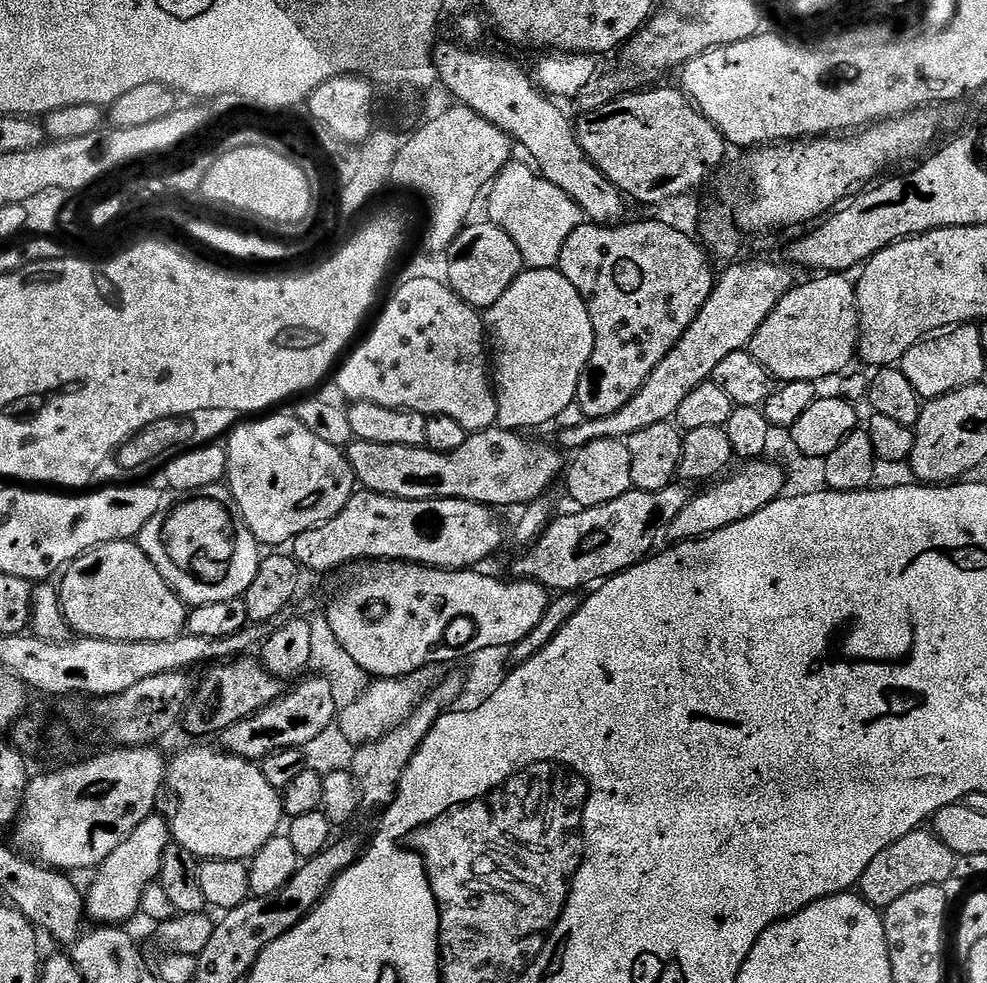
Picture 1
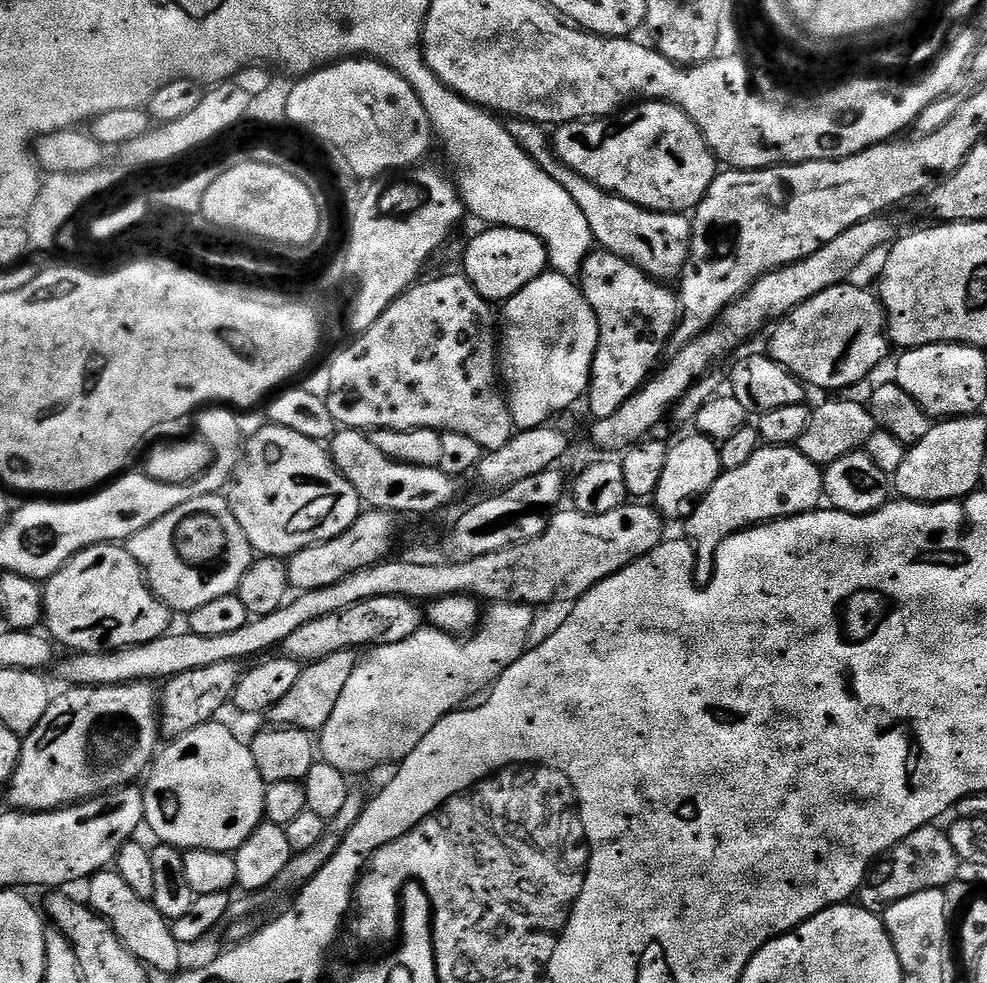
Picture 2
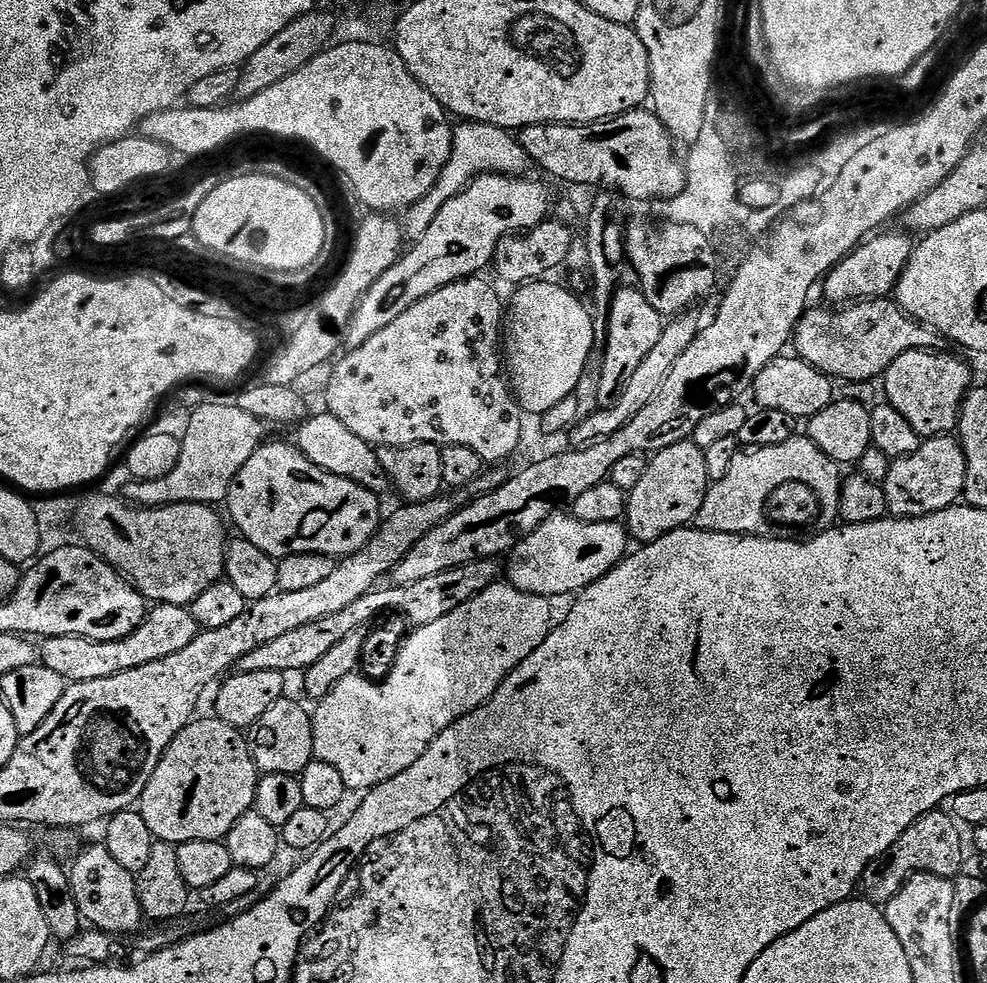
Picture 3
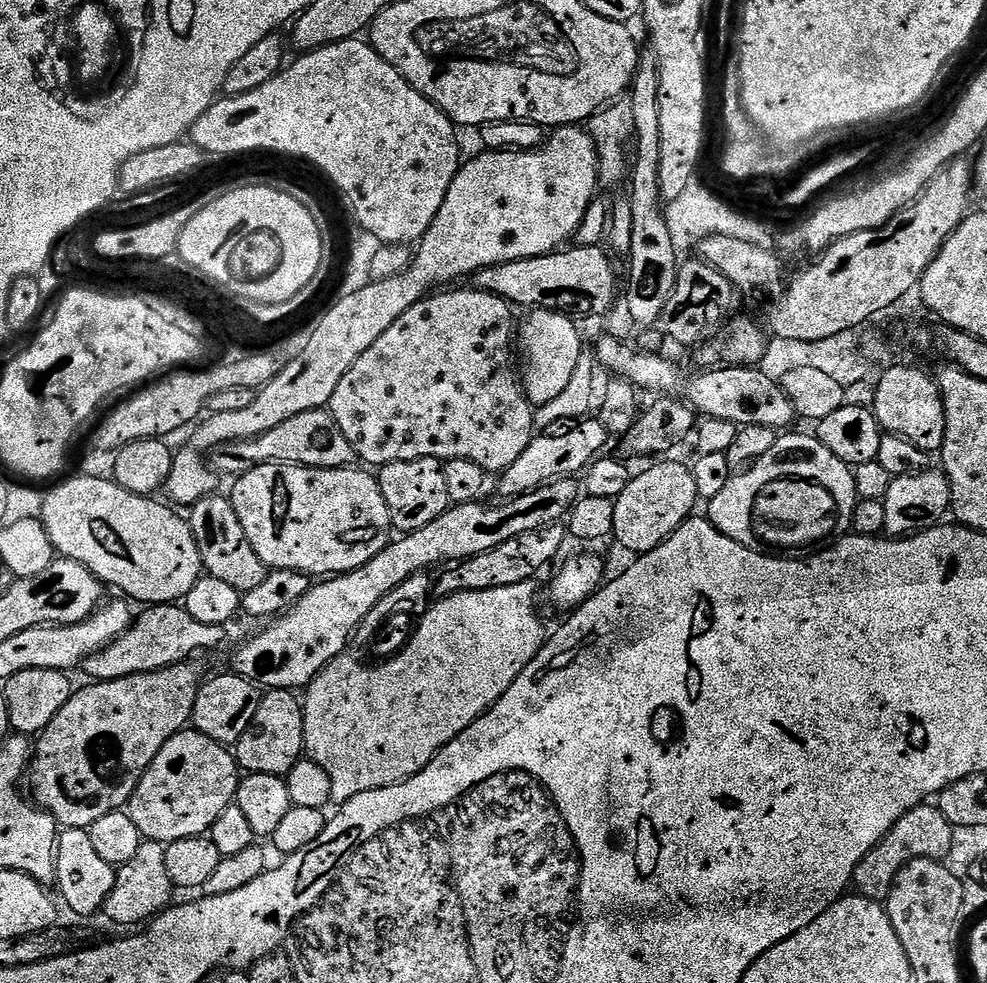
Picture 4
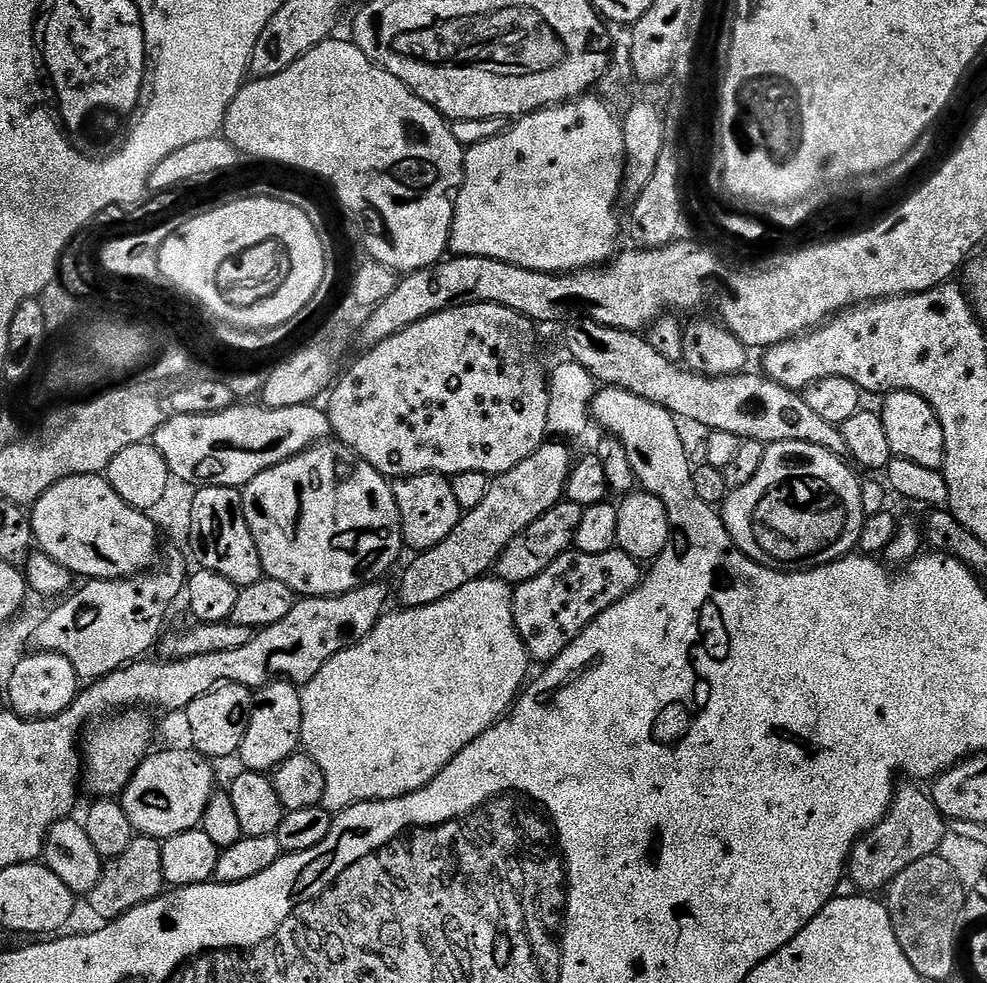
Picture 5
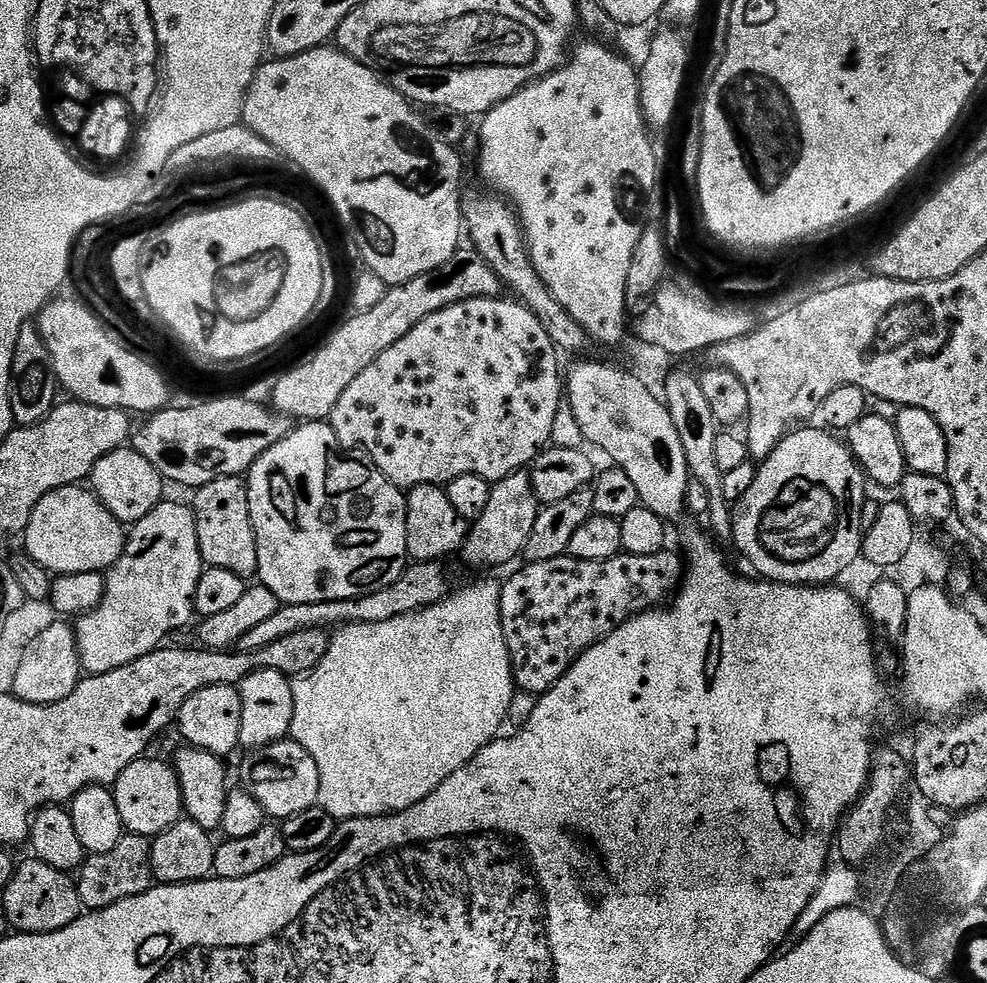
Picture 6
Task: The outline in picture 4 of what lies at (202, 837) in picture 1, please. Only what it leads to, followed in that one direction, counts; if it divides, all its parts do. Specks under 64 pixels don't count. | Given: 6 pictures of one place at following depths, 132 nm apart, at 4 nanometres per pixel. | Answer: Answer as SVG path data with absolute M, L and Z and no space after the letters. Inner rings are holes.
M185 730L174 734L174 738L162 746L158 758L154 758L148 767L142 782L138 782L132 799L126 805L126 811L134 826L138 826L144 840L156 840L167 846L178 838L203 836L211 833L214 822L218 822L218 814L234 803L241 779L242 772L235 755L225 745L214 742L214 738L201 732Z

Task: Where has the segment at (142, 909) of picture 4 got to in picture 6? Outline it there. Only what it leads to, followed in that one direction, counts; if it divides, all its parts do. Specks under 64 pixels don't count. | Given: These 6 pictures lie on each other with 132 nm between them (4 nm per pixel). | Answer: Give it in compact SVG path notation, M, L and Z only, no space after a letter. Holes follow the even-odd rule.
M125 834L118 846L114 846L107 854L88 856L80 865L75 881L81 905L88 910L114 906L126 898L146 894L154 886L152 840L147 836Z

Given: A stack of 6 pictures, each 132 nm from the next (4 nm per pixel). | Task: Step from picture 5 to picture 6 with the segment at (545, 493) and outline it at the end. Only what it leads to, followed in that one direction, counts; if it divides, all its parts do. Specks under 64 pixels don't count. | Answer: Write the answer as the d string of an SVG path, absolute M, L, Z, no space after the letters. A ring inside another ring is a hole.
M521 470L495 481L482 518L471 521L468 529L462 549L465 562L472 568L496 568L499 564L510 563L515 556L519 557L526 546L526 538L530 538L530 530L534 530L534 522L541 507L527 471Z

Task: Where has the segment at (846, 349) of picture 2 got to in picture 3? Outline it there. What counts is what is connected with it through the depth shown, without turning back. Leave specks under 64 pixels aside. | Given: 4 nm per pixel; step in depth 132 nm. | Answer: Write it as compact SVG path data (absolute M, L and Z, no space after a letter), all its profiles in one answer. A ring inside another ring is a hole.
M888 298L852 302L835 310L823 307L805 311L796 327L794 352L801 360L837 381L883 377L894 358L902 358L907 352L936 350L942 344L939 332L913 320L899 304Z

